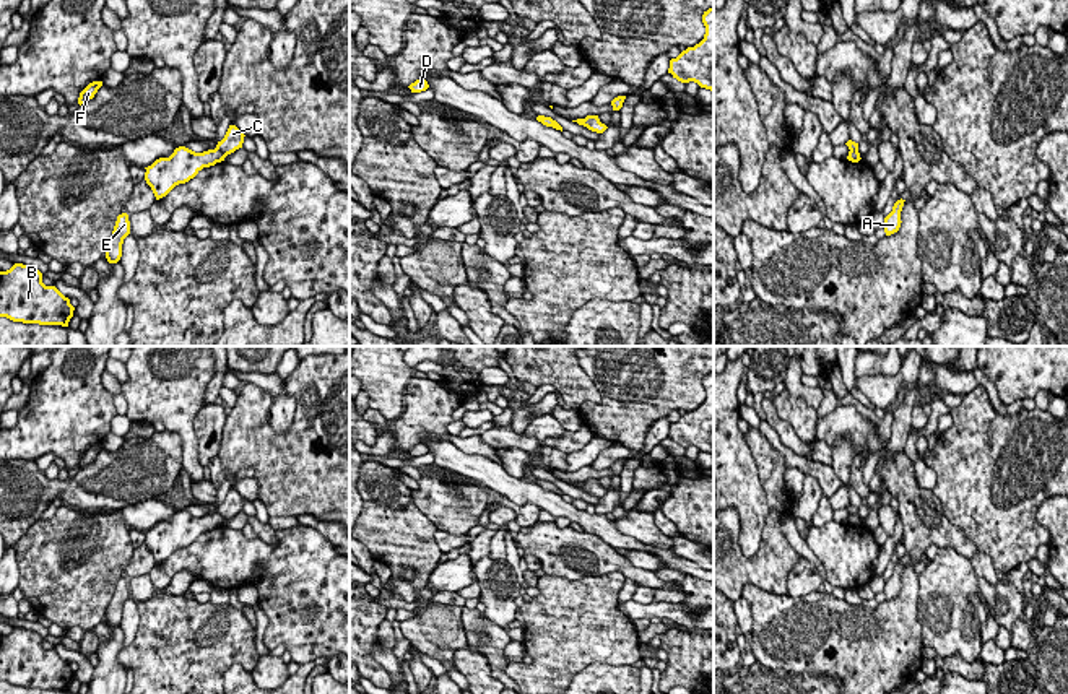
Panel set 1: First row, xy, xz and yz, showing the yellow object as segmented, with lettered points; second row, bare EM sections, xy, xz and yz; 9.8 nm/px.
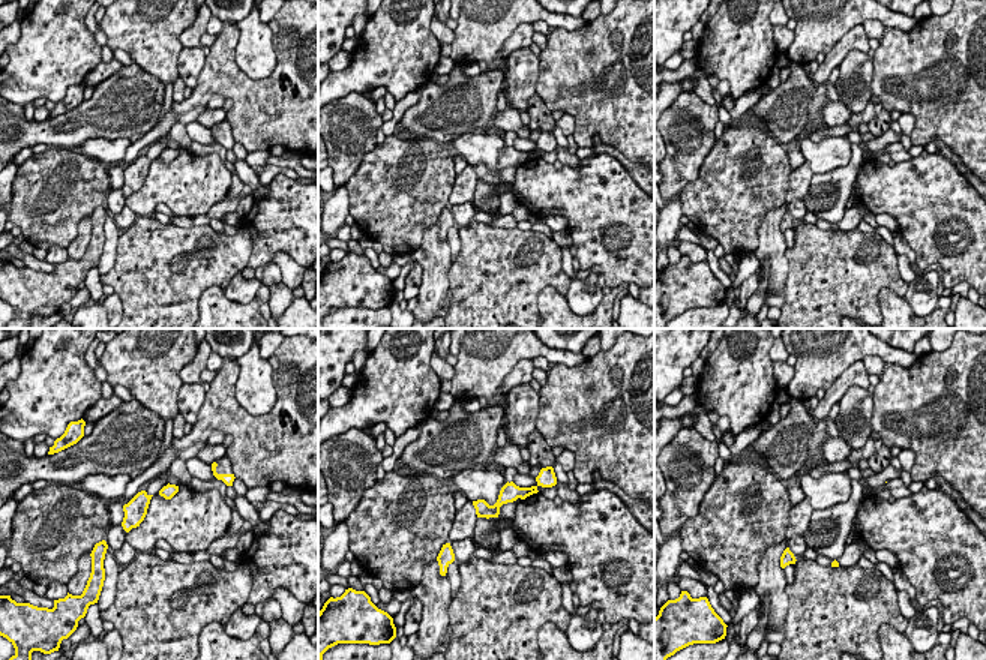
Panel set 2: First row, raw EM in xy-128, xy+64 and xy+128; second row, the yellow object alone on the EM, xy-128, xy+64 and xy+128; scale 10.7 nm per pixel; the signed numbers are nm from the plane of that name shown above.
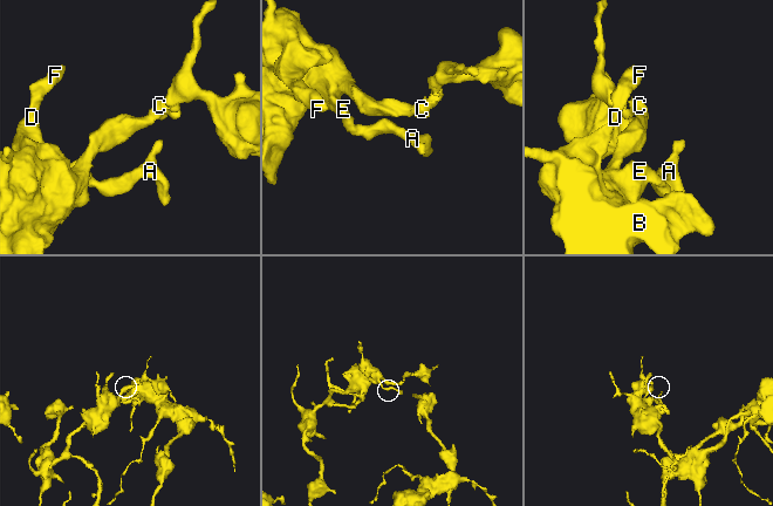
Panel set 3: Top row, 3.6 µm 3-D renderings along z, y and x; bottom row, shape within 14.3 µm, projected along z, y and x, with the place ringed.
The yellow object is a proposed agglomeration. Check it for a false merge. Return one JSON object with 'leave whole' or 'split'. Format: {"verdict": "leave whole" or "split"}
{"verdict": "split"}

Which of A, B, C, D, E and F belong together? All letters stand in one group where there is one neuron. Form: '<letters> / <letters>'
A B D E F / C

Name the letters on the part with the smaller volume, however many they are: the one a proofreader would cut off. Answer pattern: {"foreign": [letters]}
{"foreign": ["C"]}

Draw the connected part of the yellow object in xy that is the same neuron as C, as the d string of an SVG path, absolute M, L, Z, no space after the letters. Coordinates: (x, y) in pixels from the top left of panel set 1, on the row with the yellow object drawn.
M229 125L224 138L218 141L216 148L228 156L242 148L244 137L245 135L236 125Z

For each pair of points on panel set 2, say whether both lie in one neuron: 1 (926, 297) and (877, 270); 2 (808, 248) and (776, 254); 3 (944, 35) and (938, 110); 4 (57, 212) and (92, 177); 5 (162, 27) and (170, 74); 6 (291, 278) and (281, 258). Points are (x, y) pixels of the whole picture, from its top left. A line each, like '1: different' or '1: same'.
1: different
2: different
3: same
4: same
5: same
6: same

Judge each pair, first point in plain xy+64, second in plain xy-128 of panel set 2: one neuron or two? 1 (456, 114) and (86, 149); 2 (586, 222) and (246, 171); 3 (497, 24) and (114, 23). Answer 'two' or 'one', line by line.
1: two
2: two
3: one

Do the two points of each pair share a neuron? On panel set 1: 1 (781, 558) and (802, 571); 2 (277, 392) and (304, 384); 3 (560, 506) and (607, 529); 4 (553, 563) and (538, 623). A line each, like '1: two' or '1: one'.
1: two
2: two
3: one
4: two

